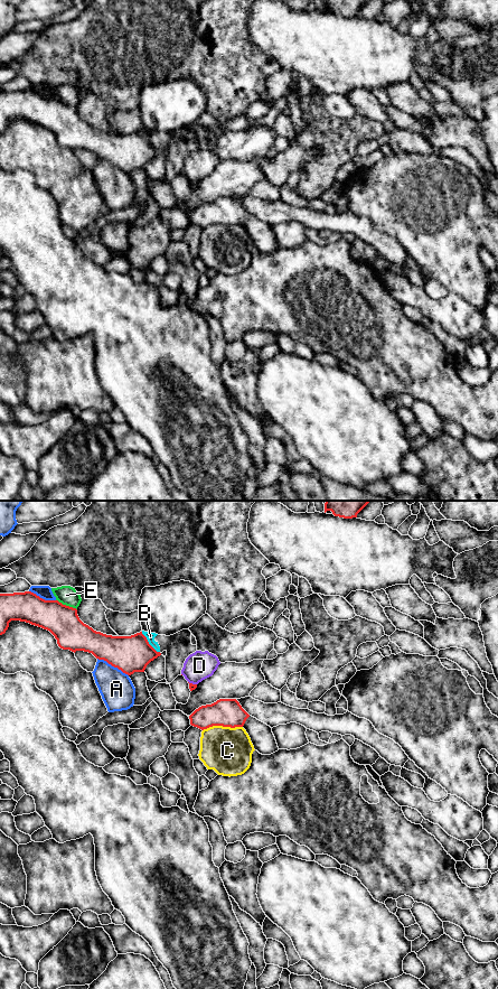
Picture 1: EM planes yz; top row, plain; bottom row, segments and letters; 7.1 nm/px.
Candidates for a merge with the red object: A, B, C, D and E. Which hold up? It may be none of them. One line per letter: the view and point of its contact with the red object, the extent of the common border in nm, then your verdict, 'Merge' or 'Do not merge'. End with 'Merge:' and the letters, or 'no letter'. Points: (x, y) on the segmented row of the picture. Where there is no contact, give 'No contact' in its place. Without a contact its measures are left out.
A: Touches red at yz (113, 665). Shared border 260 nm. Do not merge
B: Touches red at yz (148, 643). Shared border 200 nm. Do not merge
C: Touches red at yz (222, 725). Shared border 280 nm. Do not merge
D: Touches red at yz (191, 683). Shared border 70 nm. Do not merge
E: Touches red at yz (65, 605). Shared border 170 nm. Do not merge
Merge: no letter

